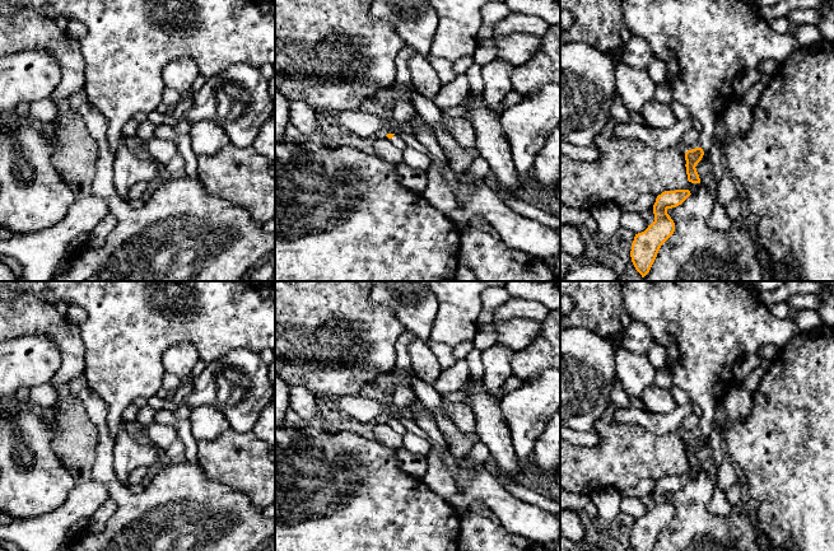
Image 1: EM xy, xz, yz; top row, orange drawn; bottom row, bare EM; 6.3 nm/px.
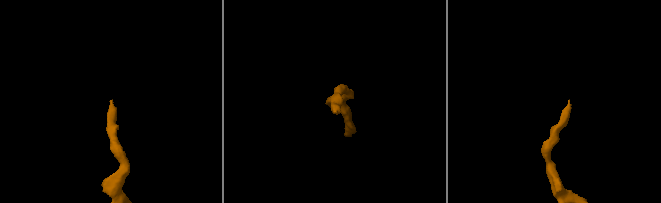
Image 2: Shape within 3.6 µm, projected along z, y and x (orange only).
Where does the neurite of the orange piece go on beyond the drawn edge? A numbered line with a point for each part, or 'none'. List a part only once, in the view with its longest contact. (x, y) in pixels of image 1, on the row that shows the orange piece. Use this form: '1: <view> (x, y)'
1: yz (704, 45)

